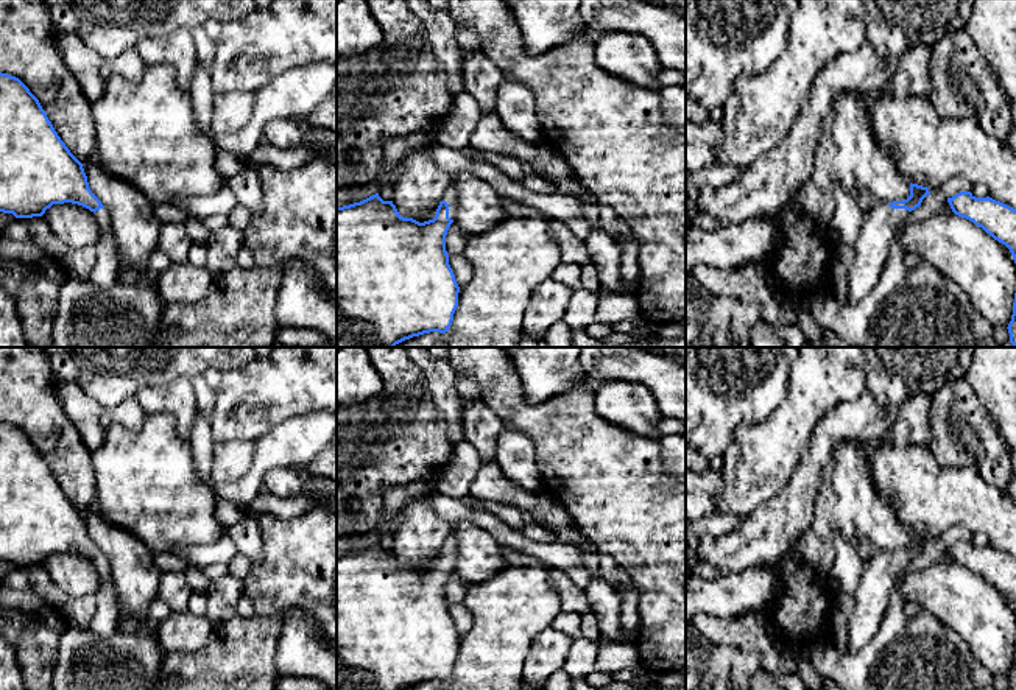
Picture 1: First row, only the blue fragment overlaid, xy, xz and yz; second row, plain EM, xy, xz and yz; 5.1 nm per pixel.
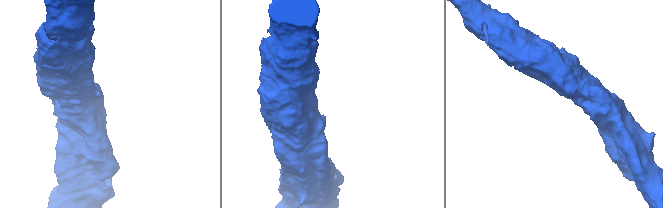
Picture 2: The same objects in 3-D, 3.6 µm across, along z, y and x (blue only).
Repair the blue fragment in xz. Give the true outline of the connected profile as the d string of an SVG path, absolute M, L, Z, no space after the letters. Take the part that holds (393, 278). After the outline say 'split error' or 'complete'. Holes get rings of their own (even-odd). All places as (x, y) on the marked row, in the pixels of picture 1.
M449 187L433 220L419 223L399 215L379 193L337 207L337 347L394 347L430 332L446 333L458 307L460 287L449 265L446 235L457 215L457 190Z; split error

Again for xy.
M0 72L0 212L33 218L64 202L89 209L100 234L112 227L108 209L89 188L83 164L61 140L39 100L19 78Z; split error

